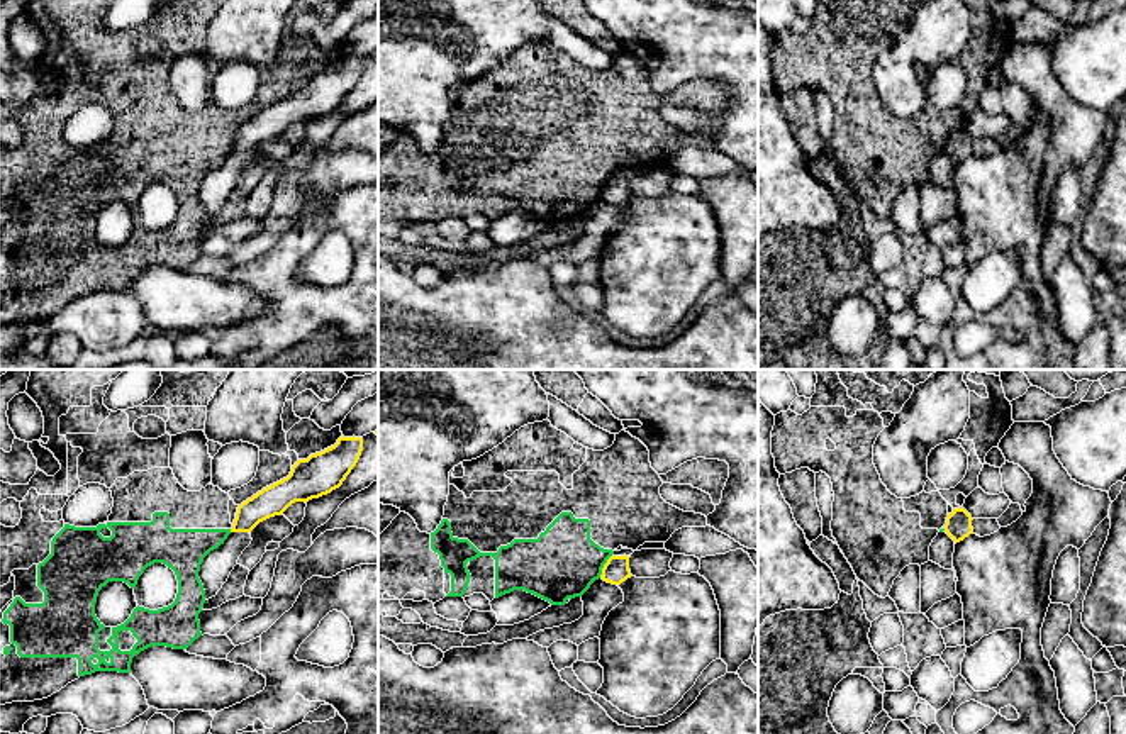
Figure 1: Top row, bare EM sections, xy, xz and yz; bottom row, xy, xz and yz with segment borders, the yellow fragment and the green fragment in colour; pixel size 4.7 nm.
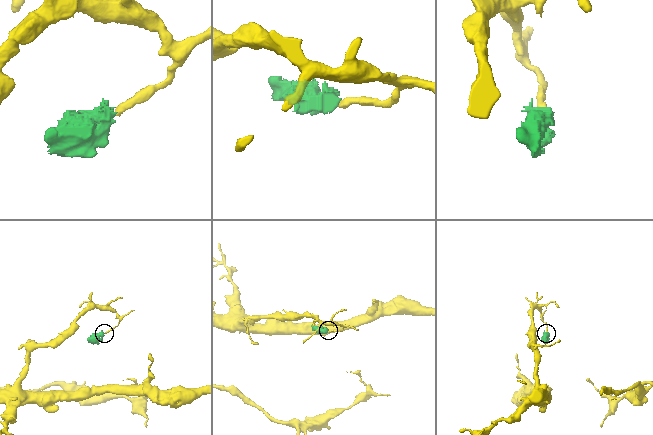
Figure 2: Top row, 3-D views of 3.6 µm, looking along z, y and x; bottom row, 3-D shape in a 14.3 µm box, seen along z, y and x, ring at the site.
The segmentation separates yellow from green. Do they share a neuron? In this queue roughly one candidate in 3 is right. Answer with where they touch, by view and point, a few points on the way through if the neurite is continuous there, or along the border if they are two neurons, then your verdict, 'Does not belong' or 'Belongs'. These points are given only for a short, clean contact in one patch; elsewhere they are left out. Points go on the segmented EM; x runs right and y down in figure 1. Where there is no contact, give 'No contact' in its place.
Touches yellow at xz (604, 567). Boundary: xz (611, 555), (599, 577). Does not belong

